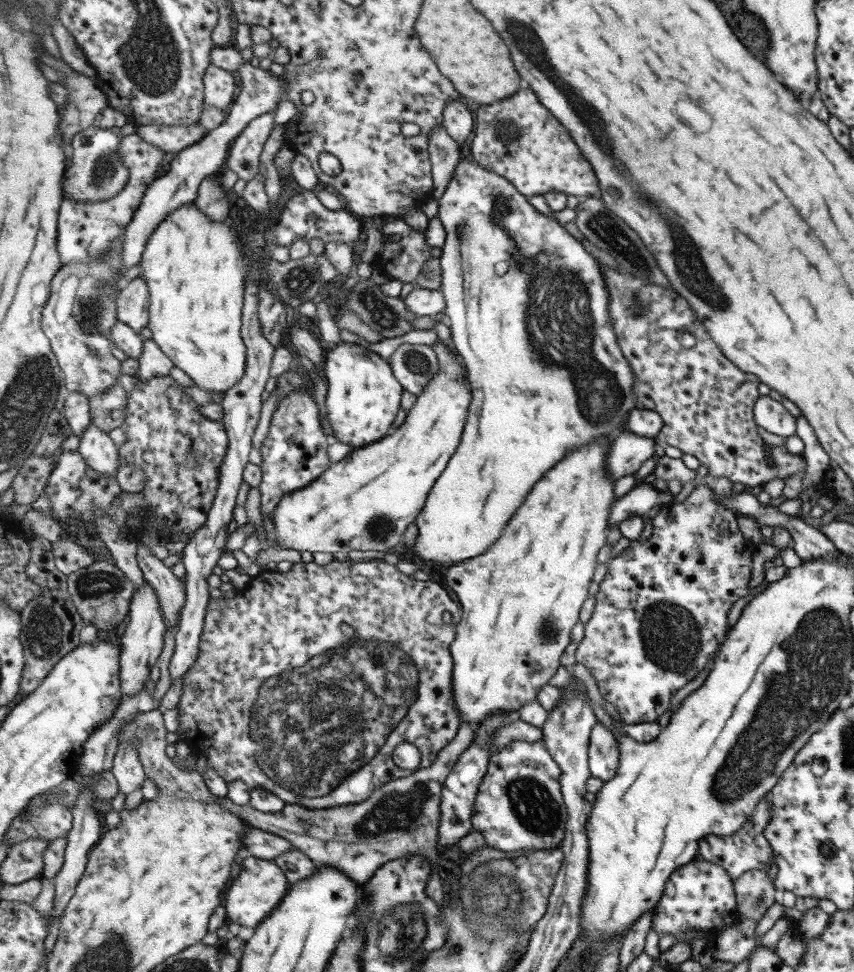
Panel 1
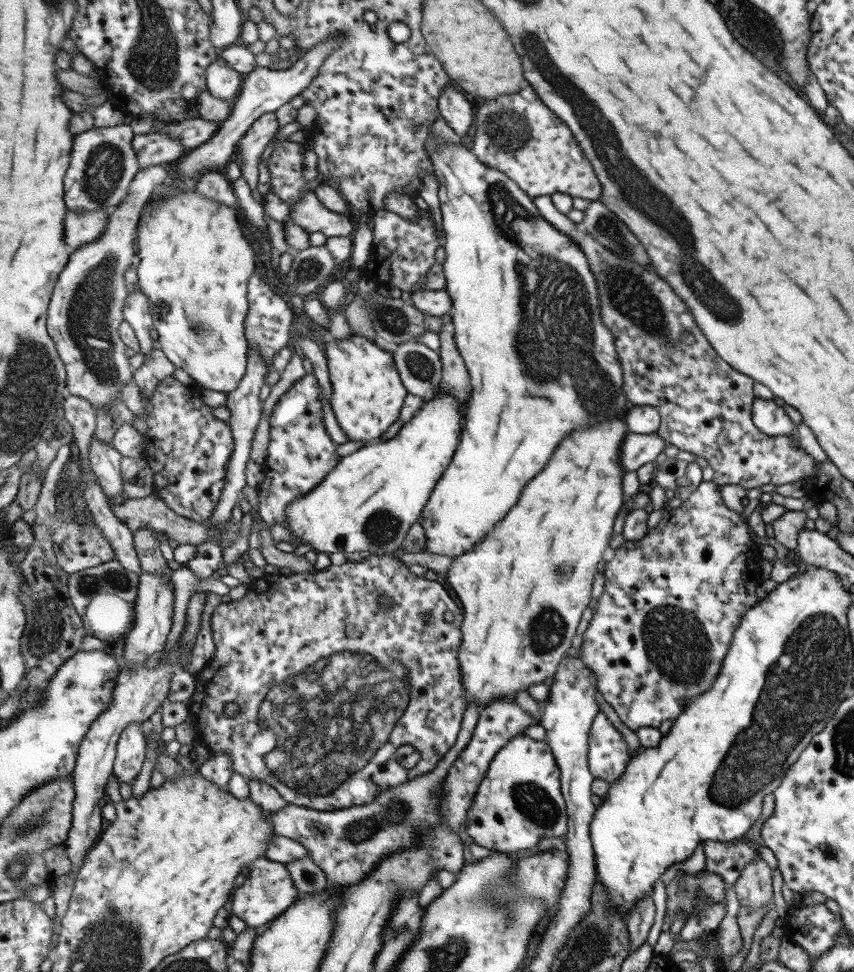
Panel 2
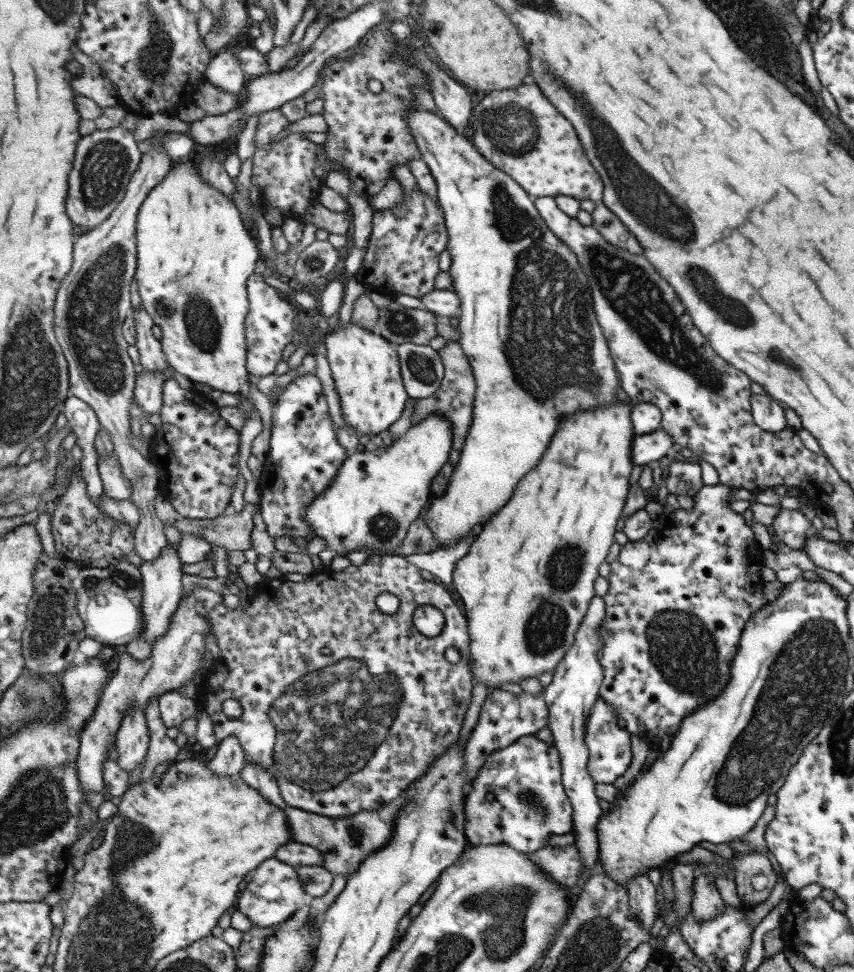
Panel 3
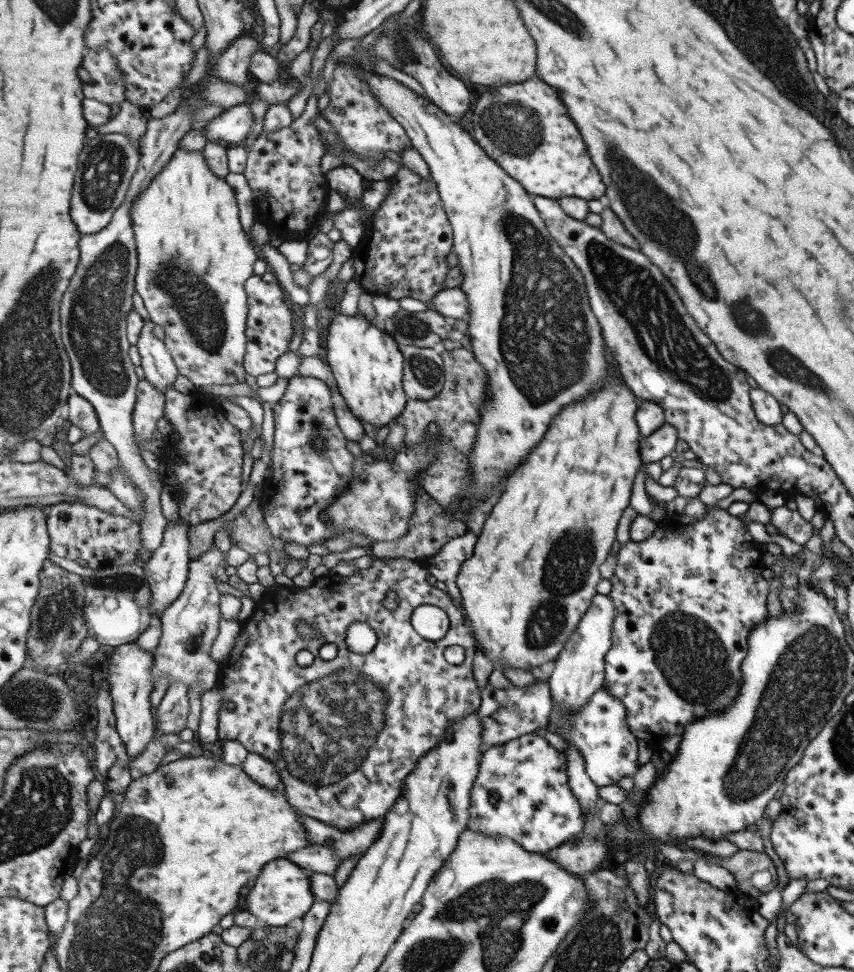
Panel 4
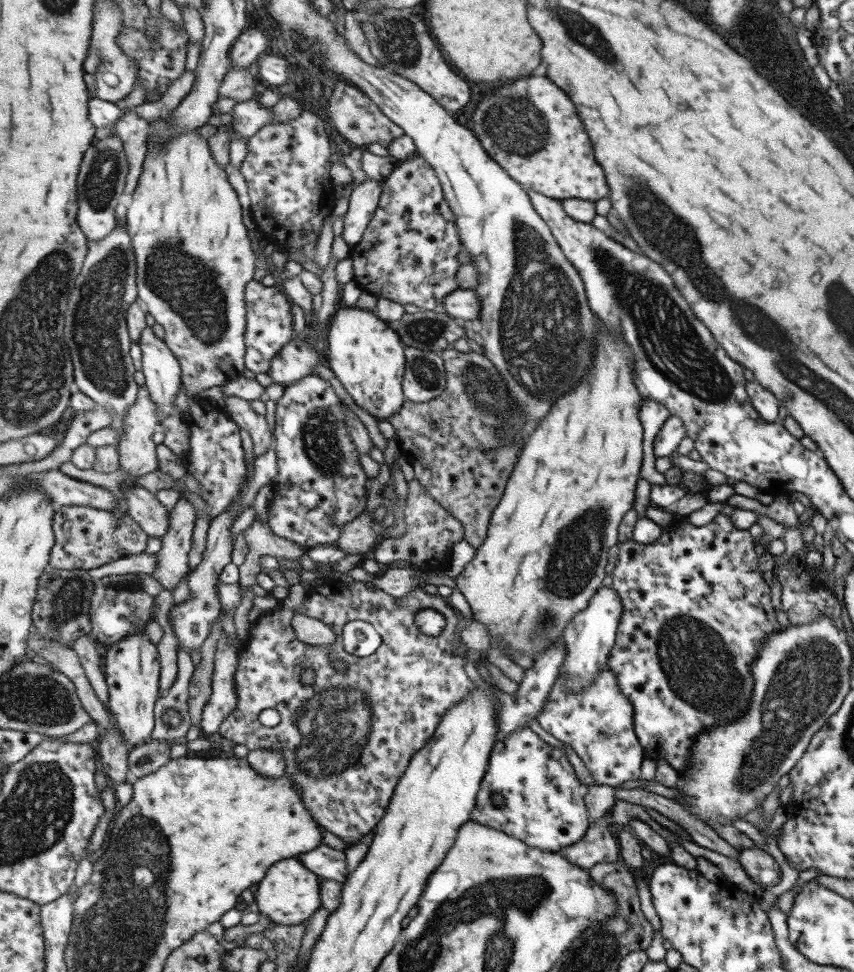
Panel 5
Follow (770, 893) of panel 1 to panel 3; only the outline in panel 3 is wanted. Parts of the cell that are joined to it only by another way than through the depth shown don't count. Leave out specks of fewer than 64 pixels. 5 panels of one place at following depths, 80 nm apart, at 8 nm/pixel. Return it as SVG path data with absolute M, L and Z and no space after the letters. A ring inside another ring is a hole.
M757 853L733 855L733 858L728 869L734 874L736 895L741 904L747 903L750 906L755 906L763 902L775 884L776 866L772 859ZM755 874L763 874L767 877L766 886L762 890L754 890L751 887L751 878Z

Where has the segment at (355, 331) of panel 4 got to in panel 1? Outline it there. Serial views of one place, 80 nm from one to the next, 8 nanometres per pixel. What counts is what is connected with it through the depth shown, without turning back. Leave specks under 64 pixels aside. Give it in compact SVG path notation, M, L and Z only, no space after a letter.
M360 342L331 345L326 356L326 416L338 444L350 445L354 450L386 437L393 431L391 426L401 410L404 390L389 359L384 360L379 354L367 351Z

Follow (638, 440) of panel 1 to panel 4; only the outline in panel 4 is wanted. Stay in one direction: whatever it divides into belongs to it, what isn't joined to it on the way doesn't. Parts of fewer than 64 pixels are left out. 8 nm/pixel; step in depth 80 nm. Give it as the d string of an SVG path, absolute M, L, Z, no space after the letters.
M663 423L655 432L641 439L641 450L638 452L641 462L667 462L677 439L677 431L670 424Z

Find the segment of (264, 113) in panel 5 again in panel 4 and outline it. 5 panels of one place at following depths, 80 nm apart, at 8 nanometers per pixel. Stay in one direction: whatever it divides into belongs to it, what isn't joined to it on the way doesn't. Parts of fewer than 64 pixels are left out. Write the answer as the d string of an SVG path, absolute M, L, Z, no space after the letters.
M252 101L227 109L221 115L211 119L203 129L208 141L225 144L243 144L253 132L253 126L262 119L255 114Z

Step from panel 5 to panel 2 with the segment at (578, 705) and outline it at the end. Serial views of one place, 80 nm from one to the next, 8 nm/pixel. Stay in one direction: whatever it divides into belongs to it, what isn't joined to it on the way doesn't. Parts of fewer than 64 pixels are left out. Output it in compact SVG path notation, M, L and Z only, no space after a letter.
M599 711L589 732L589 771L593 777L608 783L616 781L630 758L627 749L621 733Z

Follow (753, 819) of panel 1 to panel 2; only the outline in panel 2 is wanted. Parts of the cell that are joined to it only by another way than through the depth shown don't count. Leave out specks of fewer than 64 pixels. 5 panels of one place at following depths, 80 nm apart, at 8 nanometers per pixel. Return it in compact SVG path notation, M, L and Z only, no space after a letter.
M746 835L724 843L704 840L705 871L714 872L726 884L733 884L752 860L760 858L757 843Z

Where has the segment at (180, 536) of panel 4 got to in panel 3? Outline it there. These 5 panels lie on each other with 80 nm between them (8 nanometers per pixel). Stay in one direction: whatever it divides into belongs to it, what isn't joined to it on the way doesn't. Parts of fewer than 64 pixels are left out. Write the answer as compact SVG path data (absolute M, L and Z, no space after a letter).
M167 545L157 560L144 561L140 569L143 576L143 615L145 615L145 630L141 635L151 639L152 646L155 646L170 629L171 619L184 598L183 562L177 554L177 547Z

